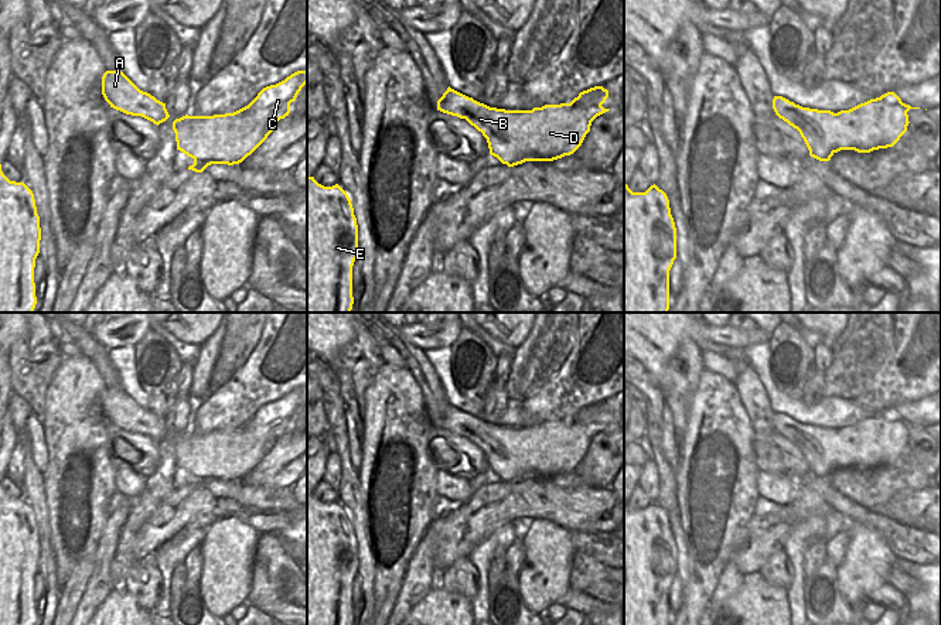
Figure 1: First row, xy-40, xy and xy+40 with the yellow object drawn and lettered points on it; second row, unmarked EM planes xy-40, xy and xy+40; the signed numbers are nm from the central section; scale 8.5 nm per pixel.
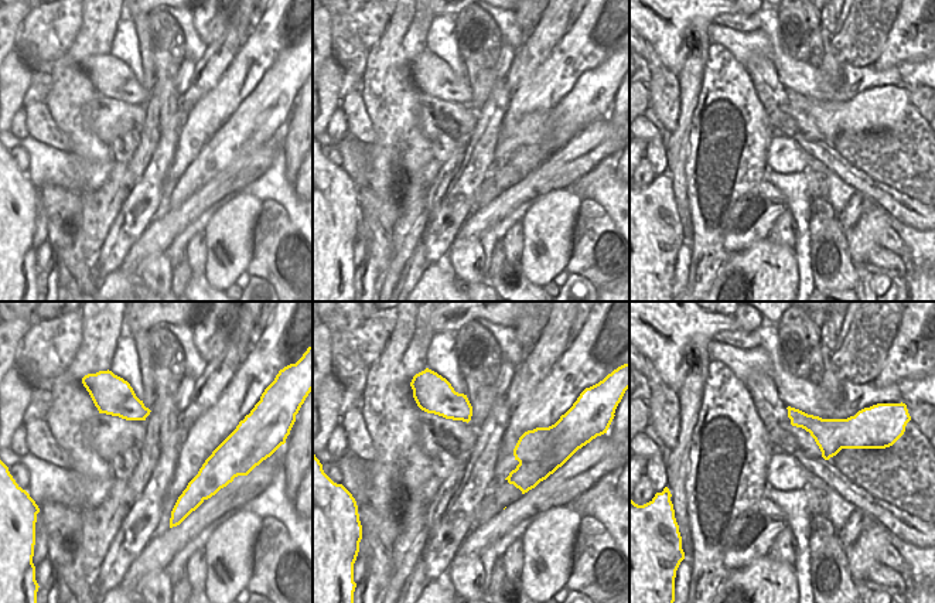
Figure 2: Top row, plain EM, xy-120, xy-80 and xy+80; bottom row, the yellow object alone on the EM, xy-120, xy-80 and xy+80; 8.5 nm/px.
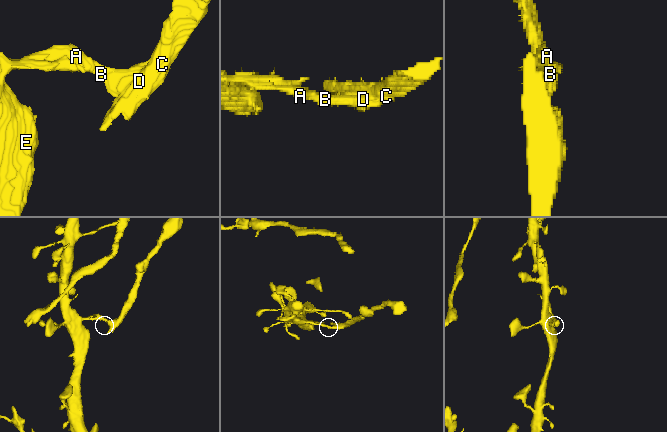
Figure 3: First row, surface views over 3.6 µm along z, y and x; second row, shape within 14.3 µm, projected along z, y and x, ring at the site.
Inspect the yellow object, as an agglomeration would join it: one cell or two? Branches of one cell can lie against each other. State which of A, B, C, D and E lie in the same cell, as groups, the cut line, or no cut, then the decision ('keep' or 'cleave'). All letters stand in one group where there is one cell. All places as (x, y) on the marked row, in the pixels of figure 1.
groups A E / B C D; cut xy-40 (156, 99), (150, 115), (146, 118); cleave

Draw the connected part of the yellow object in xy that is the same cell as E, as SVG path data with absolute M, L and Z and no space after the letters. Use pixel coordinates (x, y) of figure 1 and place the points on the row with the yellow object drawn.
M307 177L307 312L351 312L358 225L348 194Z

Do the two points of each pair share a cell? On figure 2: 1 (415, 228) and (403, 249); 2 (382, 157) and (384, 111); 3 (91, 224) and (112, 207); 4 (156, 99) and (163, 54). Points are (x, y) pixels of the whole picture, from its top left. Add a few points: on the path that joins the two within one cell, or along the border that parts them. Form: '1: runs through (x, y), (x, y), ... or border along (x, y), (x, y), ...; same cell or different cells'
1: runs through (409, 234), (405, 244); same cell
2: runs through (385, 146), (385, 122); same cell
3: runs through (96, 222), (106, 213); same cell
4: runs through (161, 88), (163, 65); same cell

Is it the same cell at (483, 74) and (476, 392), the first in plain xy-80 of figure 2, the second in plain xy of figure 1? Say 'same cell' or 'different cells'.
same cell

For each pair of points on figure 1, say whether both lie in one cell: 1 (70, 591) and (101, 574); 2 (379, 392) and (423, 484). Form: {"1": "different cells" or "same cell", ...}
{"1": "different cells", "2": "same cell"}

